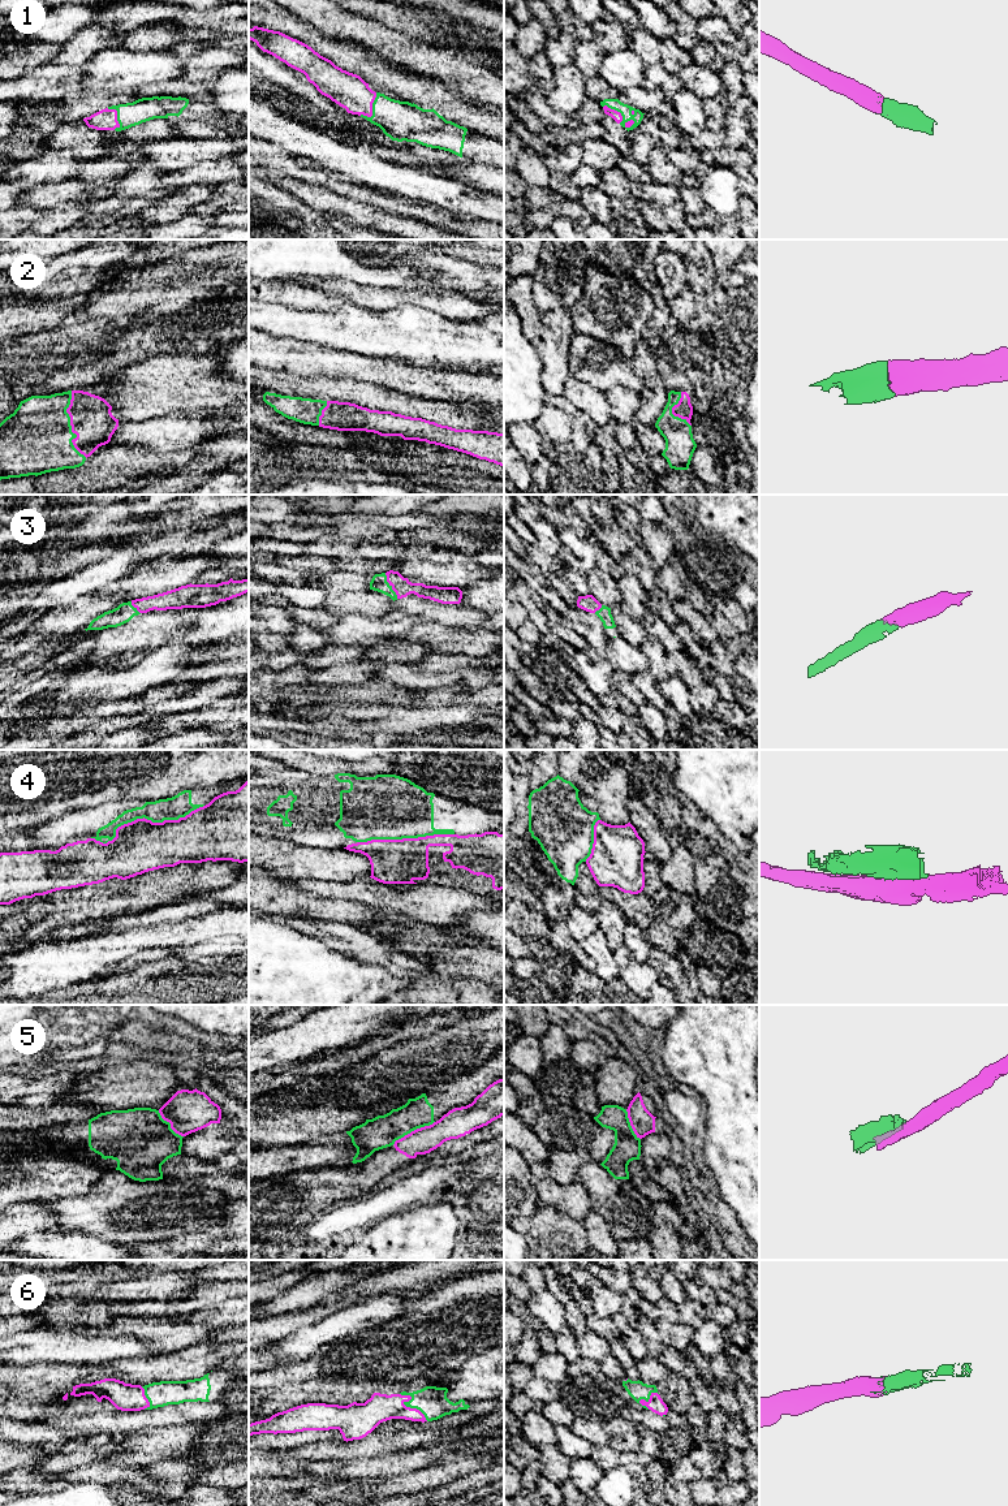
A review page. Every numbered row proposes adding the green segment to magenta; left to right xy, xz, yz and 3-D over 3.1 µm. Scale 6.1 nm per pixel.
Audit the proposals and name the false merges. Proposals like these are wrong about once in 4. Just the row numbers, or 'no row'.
4, 5

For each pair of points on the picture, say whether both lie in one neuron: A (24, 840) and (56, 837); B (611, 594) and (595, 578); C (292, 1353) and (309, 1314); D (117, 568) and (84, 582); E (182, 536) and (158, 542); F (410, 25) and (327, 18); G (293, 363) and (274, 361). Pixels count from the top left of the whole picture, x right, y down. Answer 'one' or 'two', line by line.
A: one
B: one
C: two
D: one
E: one
F: two
G: one

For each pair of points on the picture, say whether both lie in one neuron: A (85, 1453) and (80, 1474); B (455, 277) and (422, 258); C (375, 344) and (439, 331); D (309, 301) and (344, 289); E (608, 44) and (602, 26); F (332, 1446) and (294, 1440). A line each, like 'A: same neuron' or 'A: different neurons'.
A: different neurons
B: same neuron
C: same neuron
D: different neurons
E: same neuron
F: different neurons

